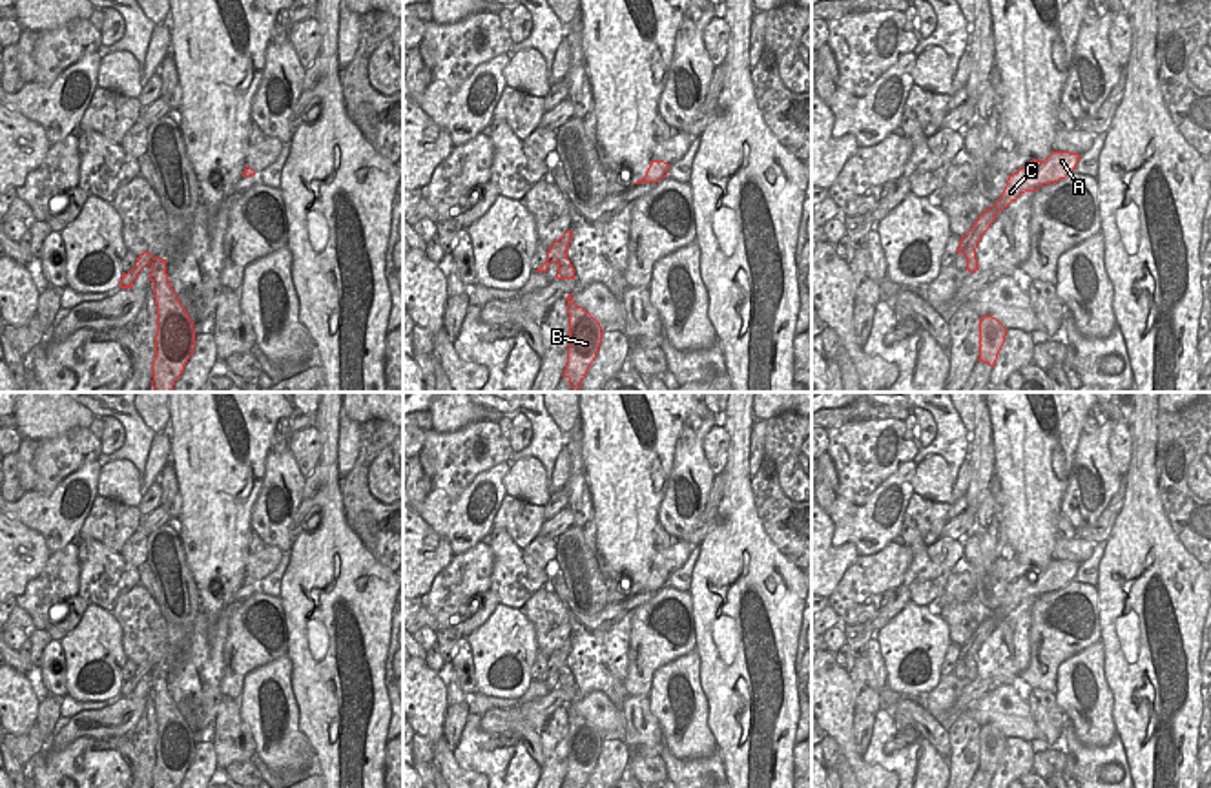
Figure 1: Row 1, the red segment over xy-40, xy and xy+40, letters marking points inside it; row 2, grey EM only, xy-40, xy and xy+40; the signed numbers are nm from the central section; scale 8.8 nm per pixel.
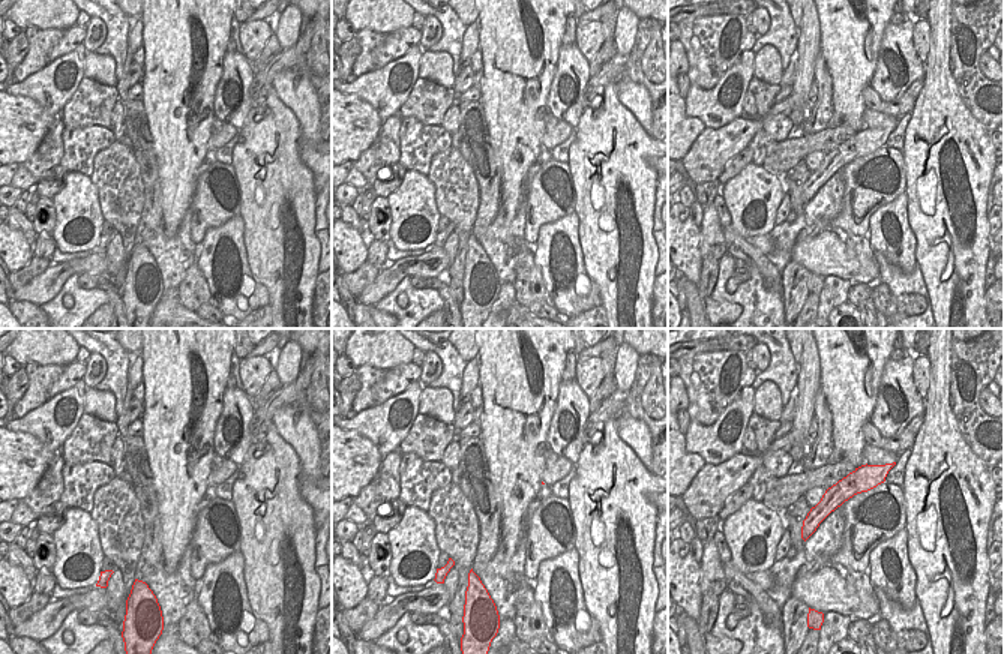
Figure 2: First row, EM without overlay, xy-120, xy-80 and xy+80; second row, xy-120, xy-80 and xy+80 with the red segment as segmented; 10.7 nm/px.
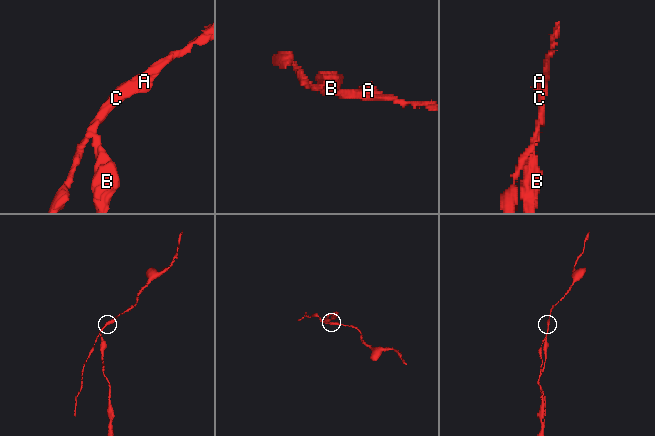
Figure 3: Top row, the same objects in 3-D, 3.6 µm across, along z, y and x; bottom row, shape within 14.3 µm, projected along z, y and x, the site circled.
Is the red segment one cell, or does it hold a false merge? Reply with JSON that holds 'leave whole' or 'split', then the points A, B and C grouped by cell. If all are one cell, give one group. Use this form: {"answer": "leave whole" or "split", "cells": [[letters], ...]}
{"answer": "split", "cells": [["A", "C"], ["B"]]}

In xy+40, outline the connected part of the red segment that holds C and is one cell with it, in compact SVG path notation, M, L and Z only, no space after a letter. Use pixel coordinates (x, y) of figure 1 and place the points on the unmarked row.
M1052 560L1045 569L1032 567L1029 573L1009 584L1007 595L996 613L985 618L972 637L961 646L957 662L967 668L976 660L983 642L990 637L999 618L1007 617L1025 600L1036 600L1043 593L1058 591L1076 578L1082 564Z

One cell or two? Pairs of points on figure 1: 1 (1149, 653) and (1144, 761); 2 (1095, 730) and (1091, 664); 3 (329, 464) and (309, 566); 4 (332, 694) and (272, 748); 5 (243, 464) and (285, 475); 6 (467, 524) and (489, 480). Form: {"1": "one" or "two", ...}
{"1": "one", "2": "one", "3": "one", "4": "two", "5": "two", "6": "one"}

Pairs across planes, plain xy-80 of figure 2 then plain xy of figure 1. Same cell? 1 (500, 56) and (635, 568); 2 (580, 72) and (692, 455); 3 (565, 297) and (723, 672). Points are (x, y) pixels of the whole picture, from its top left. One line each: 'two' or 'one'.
1: one
2: one
3: two

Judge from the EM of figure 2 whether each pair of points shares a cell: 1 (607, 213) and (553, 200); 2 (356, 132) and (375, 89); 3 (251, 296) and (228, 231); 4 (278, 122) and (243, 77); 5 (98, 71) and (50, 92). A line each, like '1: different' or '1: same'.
1: different
2: different
3: same
4: different
5: different

